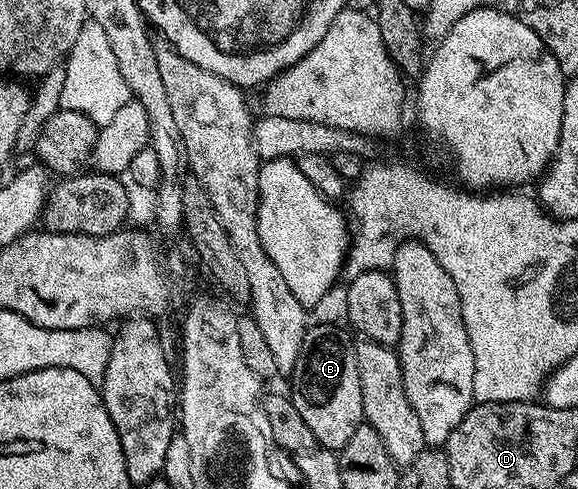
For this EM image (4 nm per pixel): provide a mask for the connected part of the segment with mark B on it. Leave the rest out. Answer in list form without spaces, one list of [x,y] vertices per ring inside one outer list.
[[[316,324],[308,328],[290,380],[290,396],[294,407],[298,407],[302,420],[308,424],[310,431],[314,431],[319,448],[339,451],[349,441],[350,435],[354,435],[354,431],[365,424],[356,350],[342,330],[332,325]]]

